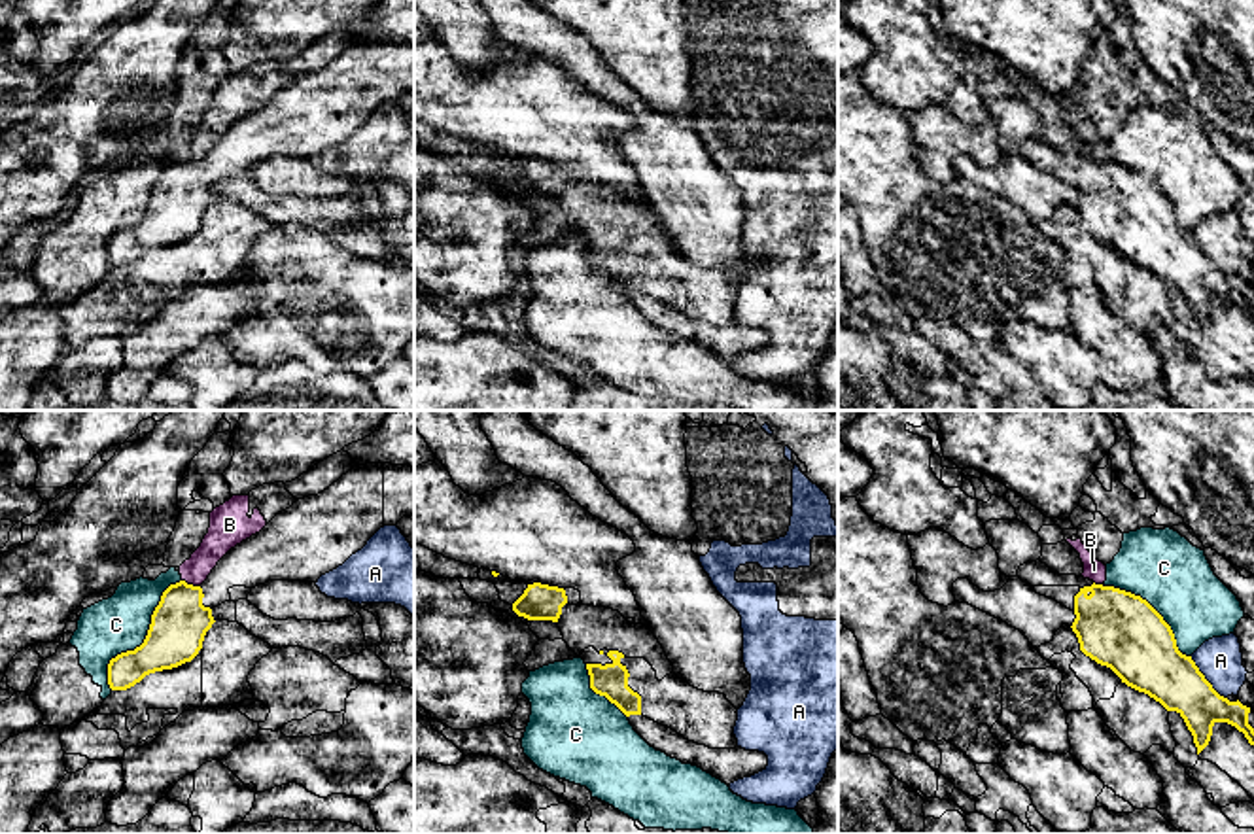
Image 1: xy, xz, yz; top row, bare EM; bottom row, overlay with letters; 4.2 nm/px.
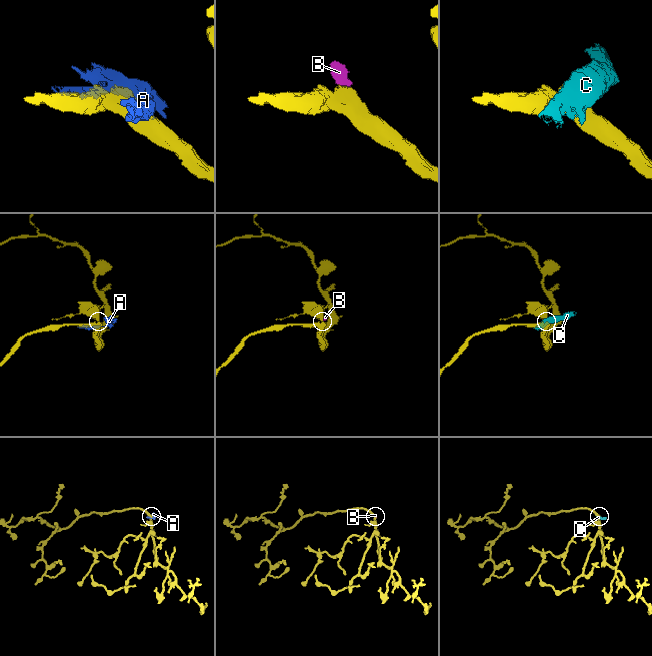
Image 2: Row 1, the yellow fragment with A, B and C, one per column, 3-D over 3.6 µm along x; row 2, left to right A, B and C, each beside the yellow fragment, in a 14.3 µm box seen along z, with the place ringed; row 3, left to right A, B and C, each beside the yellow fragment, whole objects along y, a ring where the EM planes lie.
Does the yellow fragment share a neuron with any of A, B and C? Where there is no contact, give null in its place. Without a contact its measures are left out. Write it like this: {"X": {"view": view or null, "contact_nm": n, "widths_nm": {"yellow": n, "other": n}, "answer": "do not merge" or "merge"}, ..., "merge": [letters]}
{"A": {"view": "yz", "contact_nm": 240, "widths_nm": {"yellow": 260, "other": 190}, "answer": "do not merge"}, "B": {"view": "xy", "contact_nm": 90, "widths_nm": {"yellow": 240, "other": 130}, "answer": "do not merge"}, "C": {"view": "xy", "contact_nm": 550, "widths_nm": {"yellow": 240, "other": 240}, "answer": "do not merge"}, "merge": []}

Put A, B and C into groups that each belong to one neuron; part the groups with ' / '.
A / B / C

